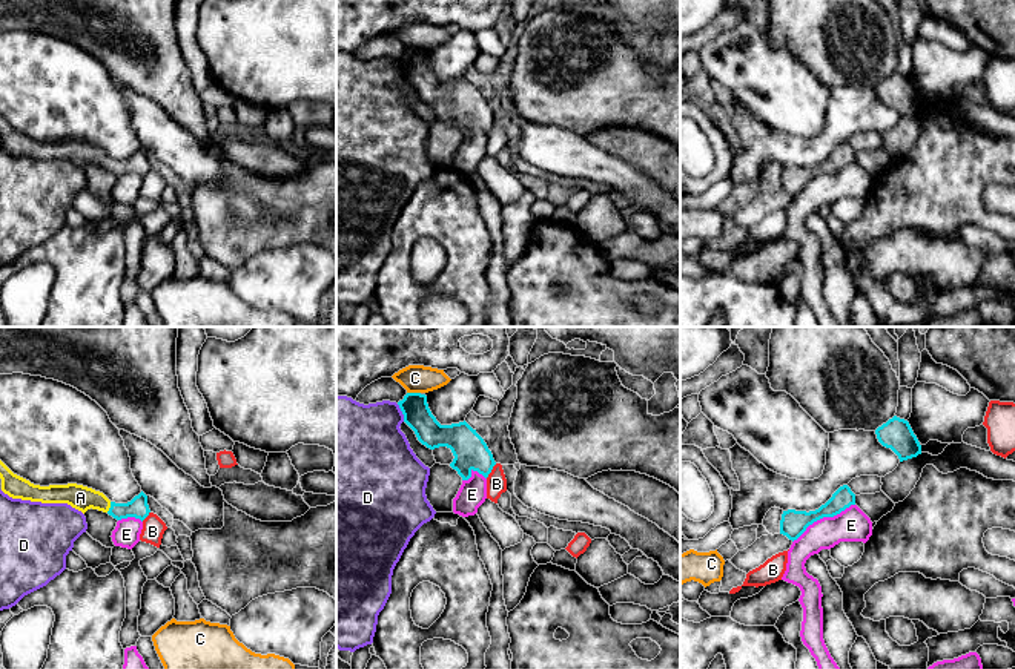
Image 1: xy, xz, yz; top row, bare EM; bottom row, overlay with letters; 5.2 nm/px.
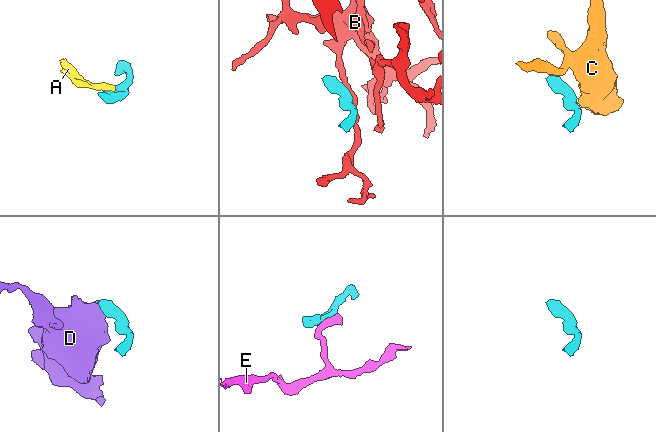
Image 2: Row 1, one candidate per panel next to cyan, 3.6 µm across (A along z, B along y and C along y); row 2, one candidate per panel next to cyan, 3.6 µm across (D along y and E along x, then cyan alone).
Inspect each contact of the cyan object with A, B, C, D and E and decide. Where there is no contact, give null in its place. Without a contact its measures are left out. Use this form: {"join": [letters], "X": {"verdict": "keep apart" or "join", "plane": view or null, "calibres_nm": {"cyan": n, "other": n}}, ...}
{"join": ["A"], "A": {"verdict": "join", "plane": "xy", "calibres_nm": {"cyan": 110, "other": 130}}, "B": {"verdict": "keep apart", "plane": "xz", "calibres_nm": {"cyan": 180, "other": 110}}, "C": {"verdict": "keep apart", "plane": "xz", "calibres_nm": {"cyan": 140, "other": 140}}, "D": {"verdict": "keep apart", "plane": "xz", "calibres_nm": {"cyan": 140, "other": 400}}, "E": {"verdict": "keep apart", "plane": "yz", "calibres_nm": {"cyan": 140, "other": 180}}}

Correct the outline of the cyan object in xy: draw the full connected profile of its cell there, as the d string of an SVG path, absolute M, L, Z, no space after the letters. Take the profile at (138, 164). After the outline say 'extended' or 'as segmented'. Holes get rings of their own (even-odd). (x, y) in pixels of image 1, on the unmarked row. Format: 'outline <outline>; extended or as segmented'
outline M2 117L0 135L2 147L12 155L41 160L68 160L83 170L92 164L107 169L117 176L135 173L143 178L150 169L147 152L143 147L127 160L115 160L111 158L103 149L77 140L49 143L34 141L29 137L14 130Z; extended

